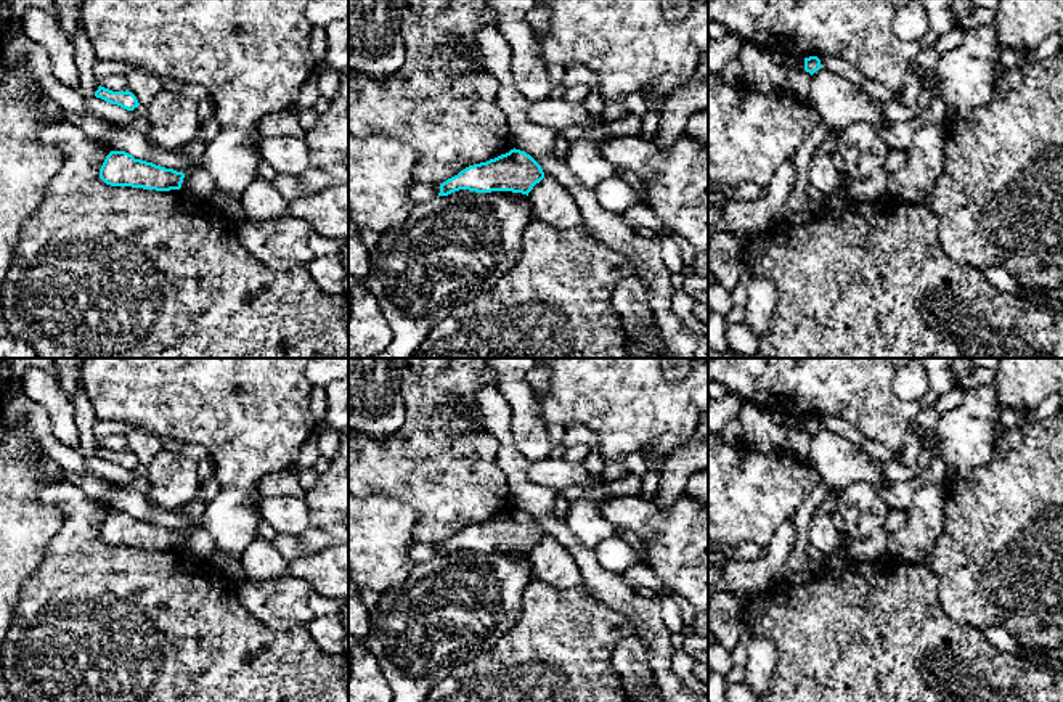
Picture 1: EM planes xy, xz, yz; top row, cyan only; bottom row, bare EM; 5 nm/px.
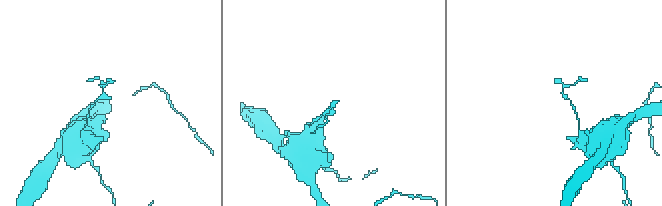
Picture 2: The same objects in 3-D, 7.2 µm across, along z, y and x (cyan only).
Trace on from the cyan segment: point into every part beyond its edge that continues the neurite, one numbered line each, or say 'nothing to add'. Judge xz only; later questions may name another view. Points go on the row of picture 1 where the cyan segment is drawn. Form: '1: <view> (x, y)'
nothing to add

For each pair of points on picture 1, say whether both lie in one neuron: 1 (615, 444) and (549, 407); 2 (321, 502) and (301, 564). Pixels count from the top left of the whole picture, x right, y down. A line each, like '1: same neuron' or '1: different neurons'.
1: same neuron
2: different neurons

